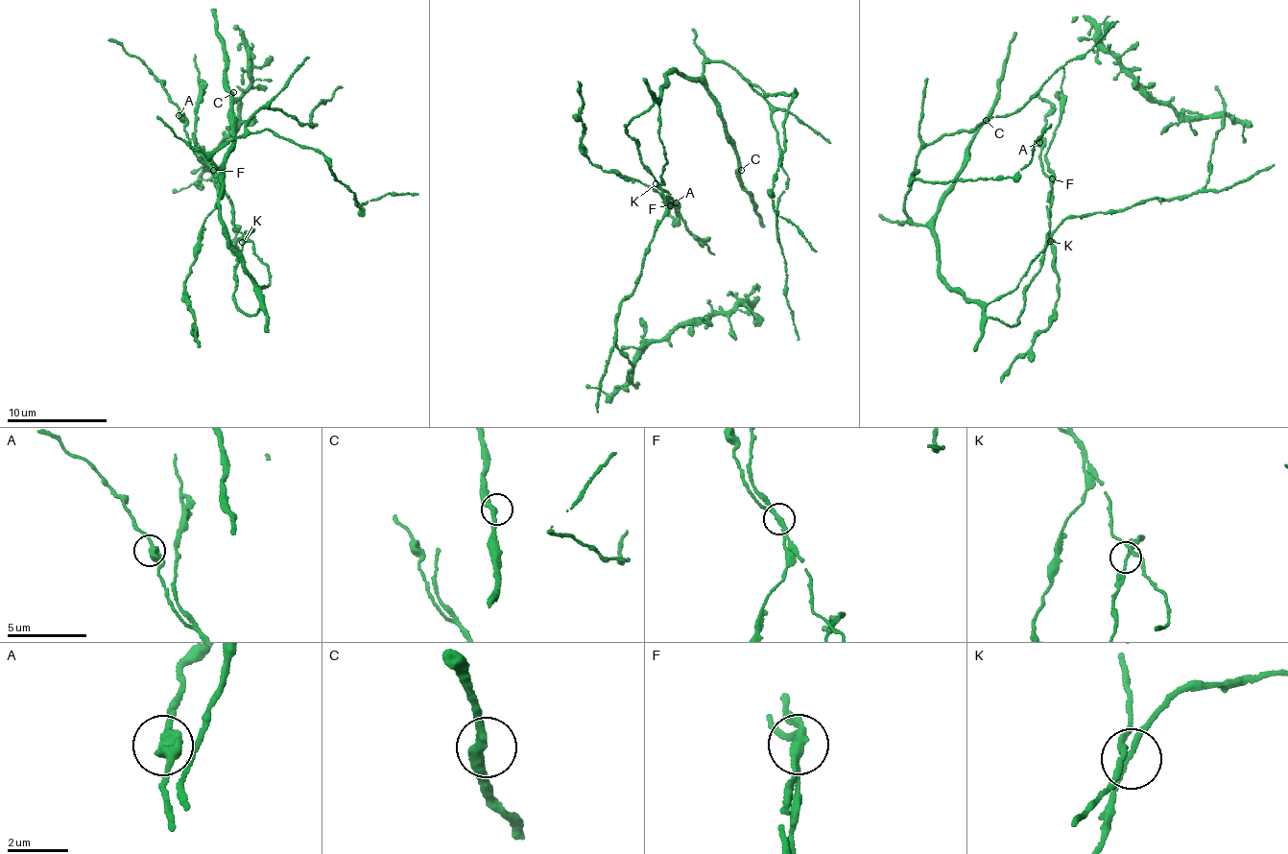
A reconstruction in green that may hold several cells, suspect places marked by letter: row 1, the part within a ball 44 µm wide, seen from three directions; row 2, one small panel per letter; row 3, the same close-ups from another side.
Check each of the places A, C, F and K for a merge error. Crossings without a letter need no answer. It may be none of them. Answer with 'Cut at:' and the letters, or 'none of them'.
Cut at: F

